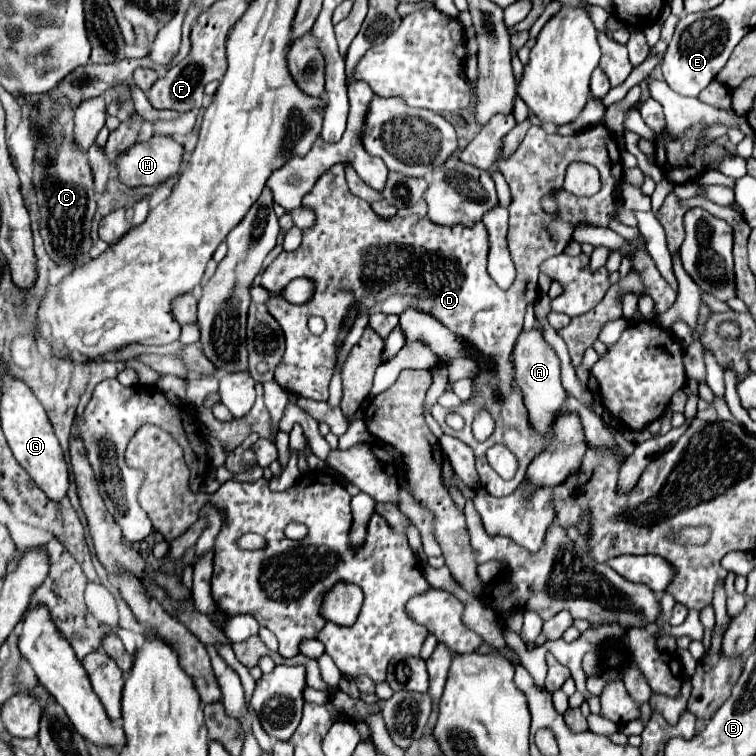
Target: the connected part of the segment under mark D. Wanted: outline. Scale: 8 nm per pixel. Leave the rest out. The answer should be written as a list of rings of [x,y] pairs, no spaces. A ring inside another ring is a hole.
[[[602,124],[590,126],[572,136],[560,136],[556,132],[546,134],[544,128],[532,126],[518,150],[498,164],[498,170],[504,174],[512,192],[510,226],[506,240],[512,262],[516,266],[516,280],[508,290],[500,290],[496,284],[492,284],[492,278],[488,276],[486,226],[482,226],[480,222],[476,222],[474,226],[440,226],[434,224],[428,216],[418,214],[406,218],[382,218],[372,212],[366,200],[354,196],[348,190],[342,164],[334,164],[328,172],[324,172],[302,200],[302,204],[314,208],[318,218],[314,228],[304,232],[300,248],[294,252],[280,252],[260,278],[260,286],[270,292],[266,308],[282,326],[286,336],[286,352],[274,372],[274,378],[286,392],[292,392],[296,396],[310,400],[328,400],[328,384],[336,368],[336,342],[340,336],[340,328],[344,326],[344,320],[352,312],[352,308],[356,308],[356,314],[368,316],[378,312],[400,316],[404,310],[416,308],[434,316],[450,332],[454,332],[468,346],[472,346],[480,356],[488,358],[494,368],[478,368],[472,374],[472,398],[456,408],[456,412],[466,420],[466,426],[460,432],[454,432],[448,430],[448,426],[444,424],[444,416],[434,418],[442,426],[444,434],[466,442],[474,450],[480,486],[496,498],[508,496],[512,494],[512,490],[518,488],[528,464],[538,456],[538,452],[546,448],[554,434],[554,426],[564,412],[558,410],[550,422],[550,428],[546,432],[538,432],[530,424],[524,394],[514,382],[514,370],[510,364],[510,354],[514,348],[514,340],[522,328],[526,304],[536,302],[538,298],[538,266],[546,258],[560,254],[574,240],[574,230],[578,226],[610,226],[620,210],[618,186],[622,182],[624,166],[620,160],[618,142]],[[572,162],[586,162],[598,168],[602,190],[596,196],[578,198],[562,188],[566,168]],[[546,196],[554,196],[558,204],[556,214],[544,212],[542,200]],[[300,276],[310,278],[316,284],[316,292],[310,302],[292,306],[286,298],[282,298],[282,290],[286,284]],[[310,316],[324,318],[326,330],[322,336],[314,336],[308,330]],[[480,408],[488,408],[488,412],[496,420],[496,430],[488,438],[488,442],[474,440],[470,432],[472,418]],[[496,442],[506,444],[520,464],[516,476],[508,482],[498,478],[498,474],[486,462],[486,450]]]

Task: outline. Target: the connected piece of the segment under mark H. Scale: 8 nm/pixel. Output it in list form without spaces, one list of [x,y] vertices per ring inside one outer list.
[[[152,136],[146,142],[130,146],[118,160],[118,170],[120,170],[120,180],[126,186],[160,186],[168,178],[176,176],[180,170],[180,164],[184,160],[184,146],[172,140],[170,136]]]

